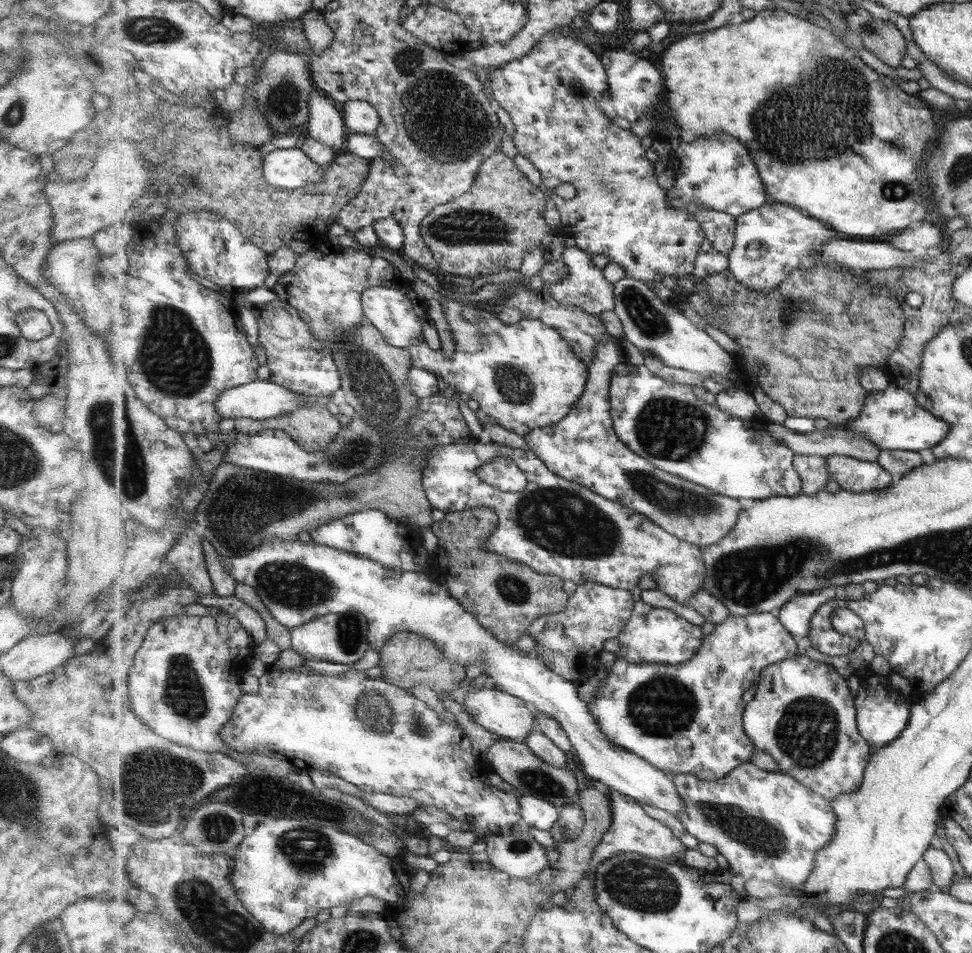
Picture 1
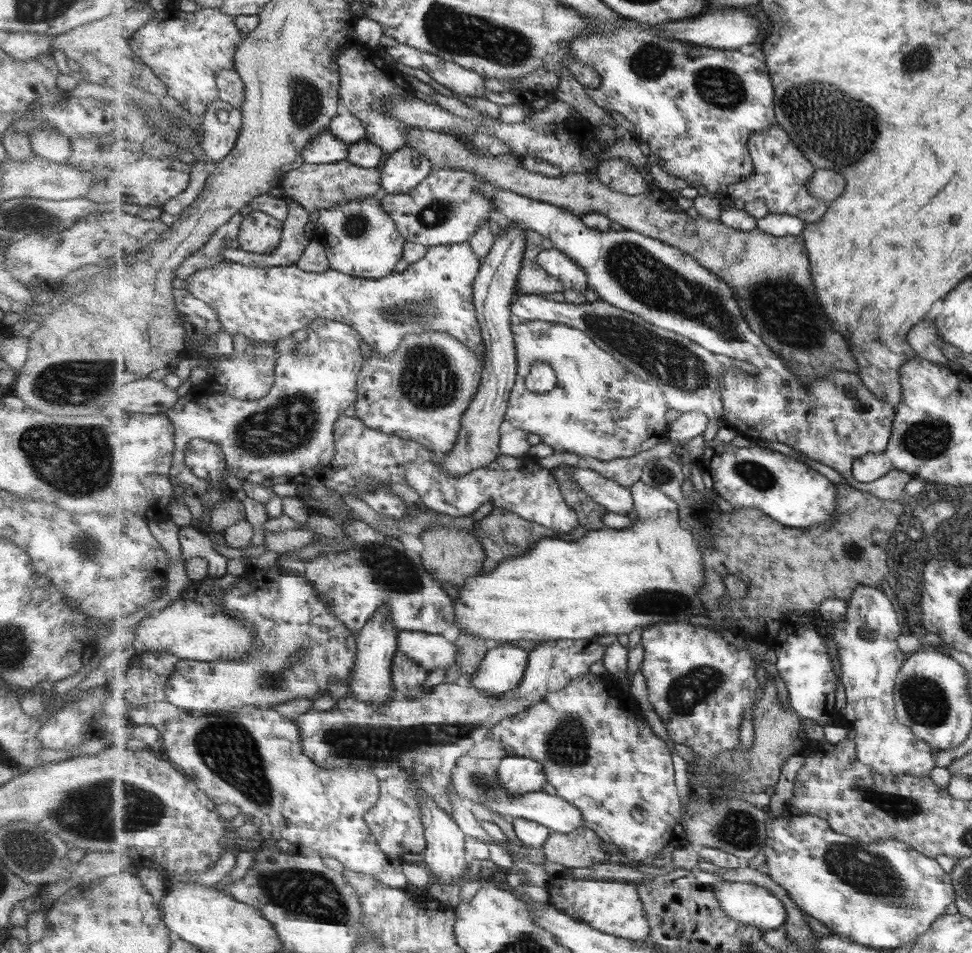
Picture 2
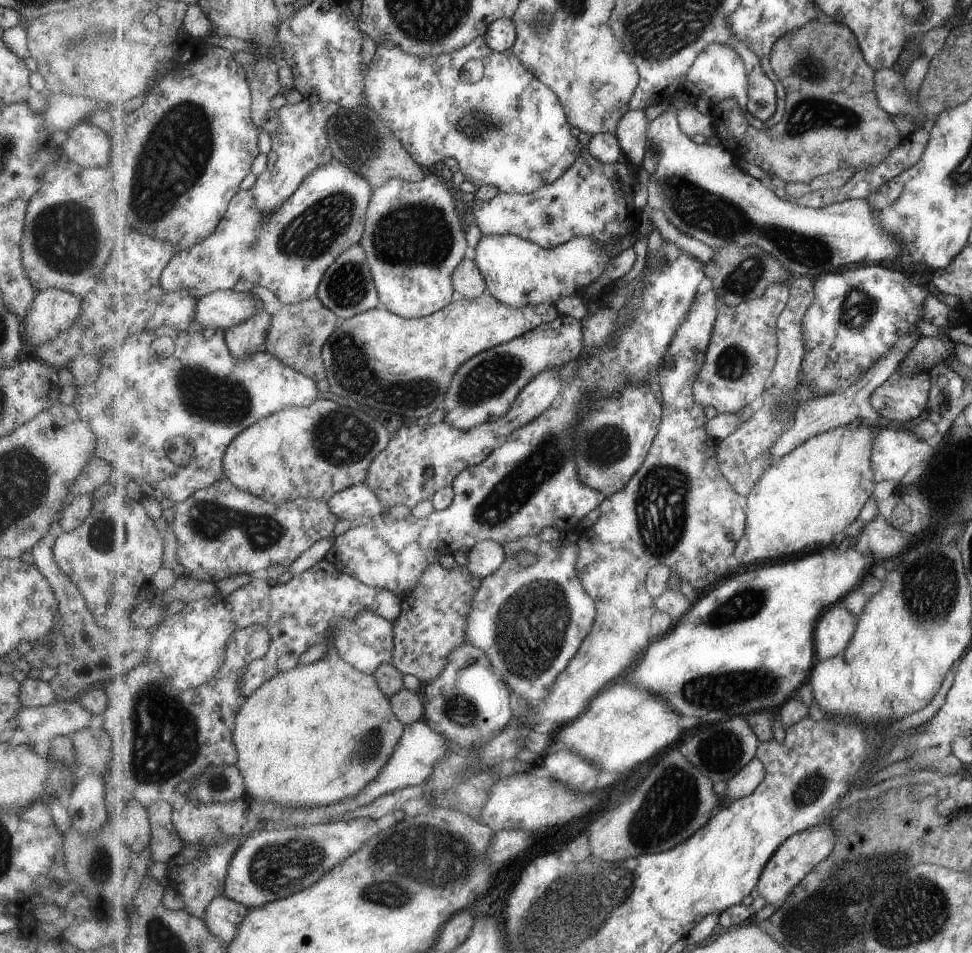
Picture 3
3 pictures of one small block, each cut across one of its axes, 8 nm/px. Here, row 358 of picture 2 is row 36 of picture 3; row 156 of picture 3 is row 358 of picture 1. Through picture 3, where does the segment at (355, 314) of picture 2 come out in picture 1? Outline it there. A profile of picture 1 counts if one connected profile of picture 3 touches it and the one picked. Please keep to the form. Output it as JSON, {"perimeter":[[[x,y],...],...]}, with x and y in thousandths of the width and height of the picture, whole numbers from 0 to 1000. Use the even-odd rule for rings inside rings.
{"perimeter":[[[458,311],[456,329],[466,354],[468,370],[460,375],[454,365],[445,367],[435,354],[431,354],[429,360],[419,365],[426,378],[426,385],[447,390],[470,412],[481,413],[485,420],[491,421],[495,431],[507,438],[515,447],[540,458],[549,449],[578,443],[599,419],[607,395],[606,384],[592,371],[587,362],[571,344],[546,334],[520,339],[511,328],[489,323],[485,318],[464,311]]]}

